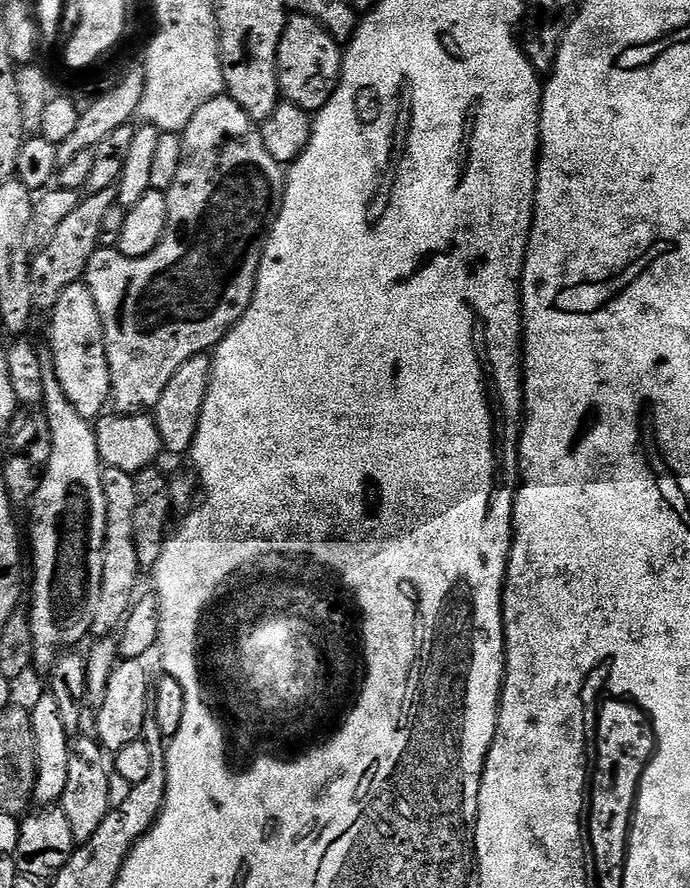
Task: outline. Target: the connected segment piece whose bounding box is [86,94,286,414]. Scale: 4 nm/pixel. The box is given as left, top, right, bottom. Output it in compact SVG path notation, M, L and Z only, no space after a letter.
M225 94L206 102L206 106L202 106L194 114L194 118L190 118L190 122L182 133L182 163L179 164L178 174L174 177L174 186L170 186L170 190L166 194L168 198L166 230L162 234L158 246L154 246L154 250L150 250L150 254L146 254L142 258L130 258L116 248L100 246L90 258L87 268L86 283L90 294L94 294L94 302L98 306L98 314L102 318L104 327L106 358L112 379L110 404L117 413L136 414L141 409L154 409L162 392L166 389L167 382L170 381L170 378L174 378L178 368L187 359L215 349L216 345L223 340L224 335L242 318L242 314L246 314L246 310L254 298L260 260L264 256L264 241L271 229L272 221L276 219L280 204L284 200L285 183L285 169L278 162L274 162L274 158L270 158L270 154L266 154L266 146L262 142L262 134L257 121L248 116L246 110L242 110L242 106L238 106L238 102L234 102L231 96Z

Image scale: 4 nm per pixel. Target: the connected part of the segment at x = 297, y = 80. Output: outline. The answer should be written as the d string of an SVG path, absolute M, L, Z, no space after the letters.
M292 14L285 19L284 32L280 35L280 45L276 51L276 81L280 83L280 95L285 101L310 114L321 112L330 102L334 90L340 81L342 48L334 37L321 24L309 16Z

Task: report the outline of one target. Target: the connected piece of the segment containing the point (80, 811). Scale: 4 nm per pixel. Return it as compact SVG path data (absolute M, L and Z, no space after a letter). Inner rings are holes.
M77 735L70 743L70 779L66 781L66 790L58 805L70 822L70 830L74 830L77 845L94 838L94 830L102 826L102 822L114 807L113 777L110 775L109 761L108 764L104 761L106 752L98 739L84 735ZM108 772L110 777L108 777Z

